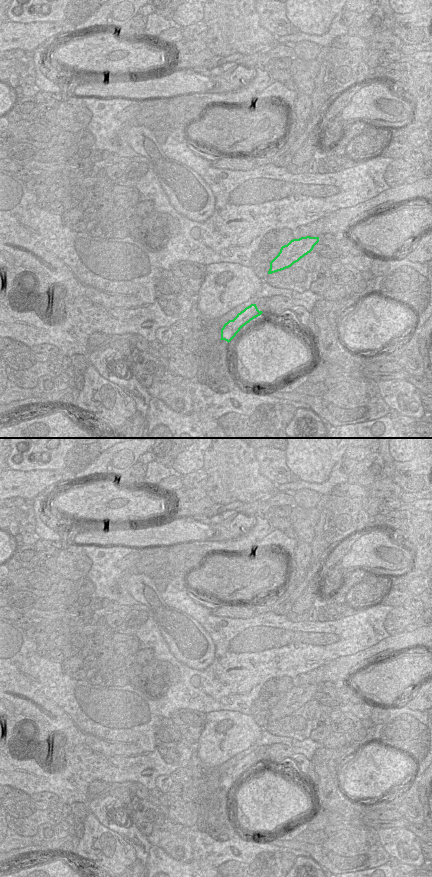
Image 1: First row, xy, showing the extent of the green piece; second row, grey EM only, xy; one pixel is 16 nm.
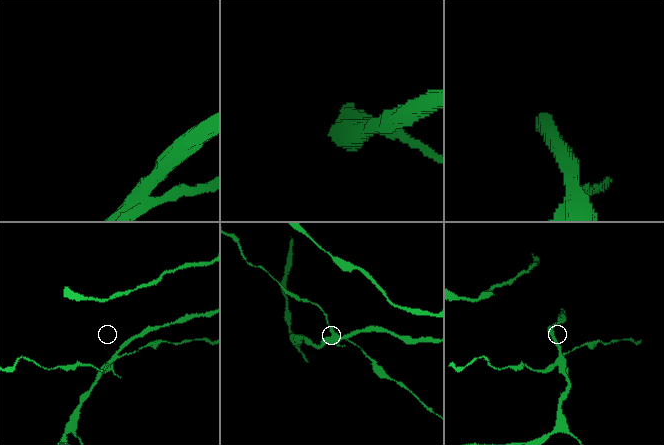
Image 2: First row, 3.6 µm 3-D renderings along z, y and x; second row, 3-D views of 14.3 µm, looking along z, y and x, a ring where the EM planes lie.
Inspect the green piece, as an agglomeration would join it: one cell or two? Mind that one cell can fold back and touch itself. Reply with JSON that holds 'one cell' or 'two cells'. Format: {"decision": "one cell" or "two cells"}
{"decision": "two cells"}

